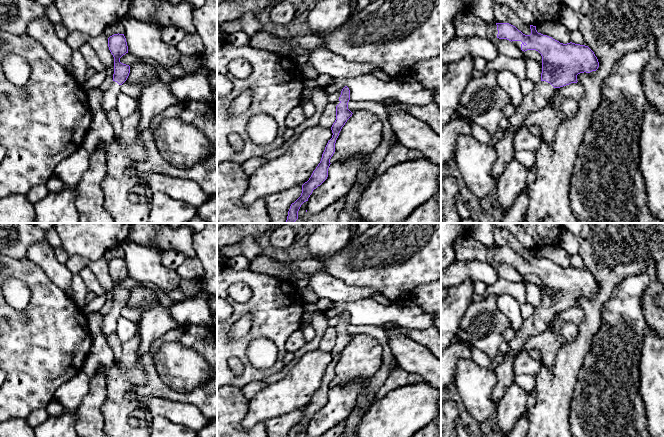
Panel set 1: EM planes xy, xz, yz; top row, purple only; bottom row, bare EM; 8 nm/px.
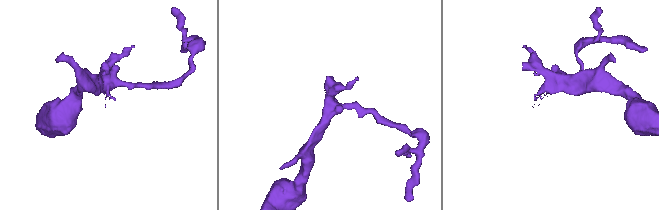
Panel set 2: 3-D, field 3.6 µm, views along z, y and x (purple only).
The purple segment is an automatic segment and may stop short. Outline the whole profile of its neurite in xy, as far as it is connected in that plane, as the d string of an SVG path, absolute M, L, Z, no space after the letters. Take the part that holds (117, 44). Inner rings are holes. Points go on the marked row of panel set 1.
M114 34L108 38L108 47L114 57L113 82L104 92L102 109L105 113L116 108L117 96L121 85L127 80L130 66L120 62L120 58L128 53L128 46L124 34Z

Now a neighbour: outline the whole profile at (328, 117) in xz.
M328 103L320 117L319 125L321 127L331 128L335 120L336 105L335 103Z

